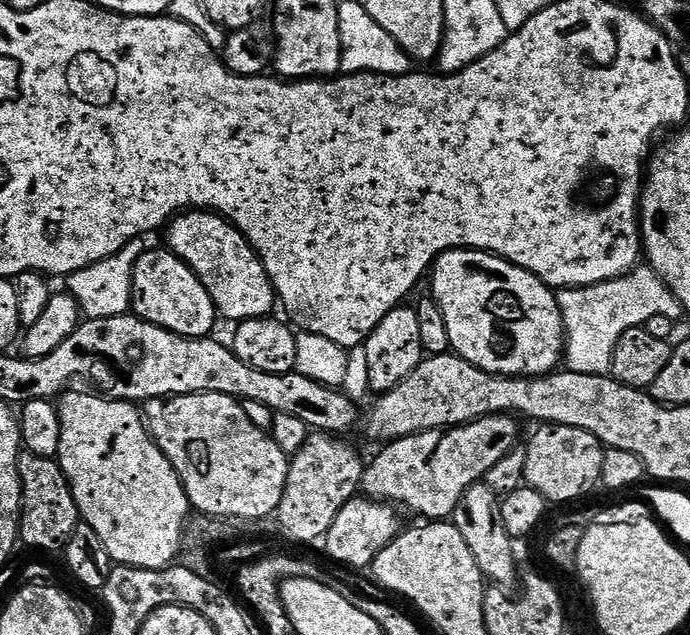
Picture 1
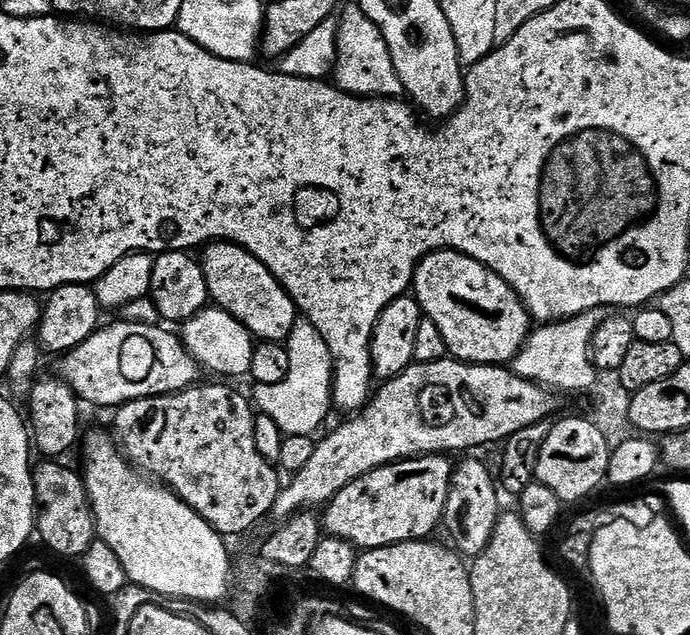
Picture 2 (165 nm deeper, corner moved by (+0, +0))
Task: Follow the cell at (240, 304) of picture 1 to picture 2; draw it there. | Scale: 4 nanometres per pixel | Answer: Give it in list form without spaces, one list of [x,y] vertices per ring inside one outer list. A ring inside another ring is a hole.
[[[217,240],[203,249],[202,267],[211,303],[226,310],[260,342],[284,342],[294,330],[298,309],[292,296],[270,274],[268,267],[231,240]]]

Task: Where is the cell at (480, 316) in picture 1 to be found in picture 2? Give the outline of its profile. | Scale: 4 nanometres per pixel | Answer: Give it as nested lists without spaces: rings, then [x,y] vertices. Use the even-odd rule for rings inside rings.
[[[441,250],[425,256],[416,268],[414,299],[420,303],[421,313],[442,330],[449,353],[465,364],[511,365],[530,335],[530,313],[519,294],[494,270],[464,252]]]

